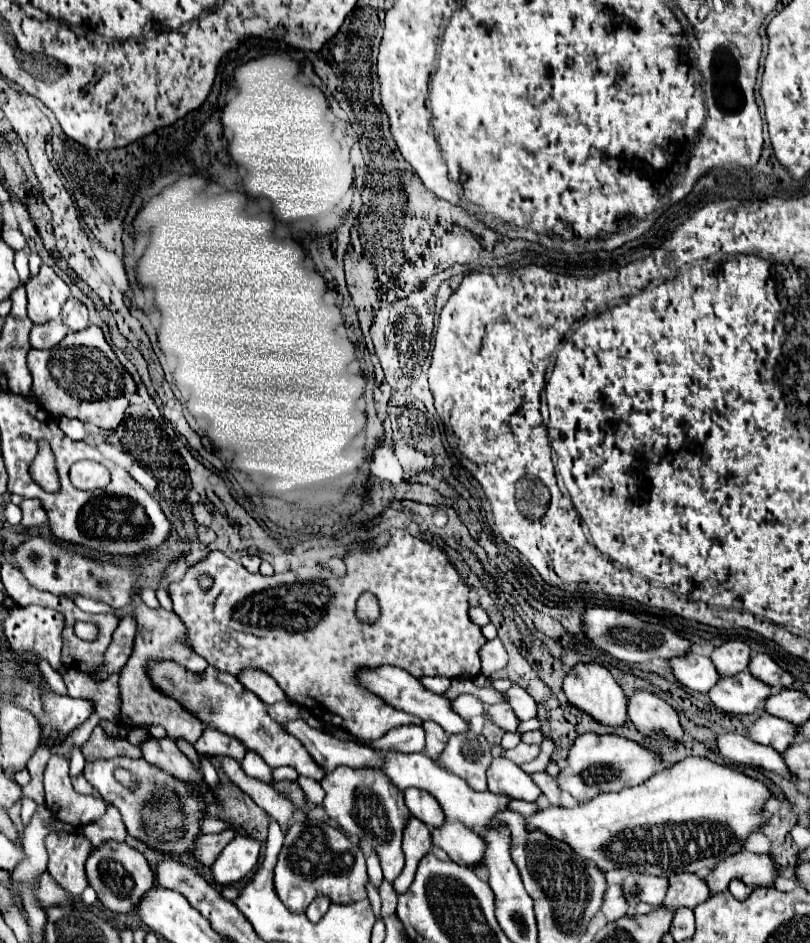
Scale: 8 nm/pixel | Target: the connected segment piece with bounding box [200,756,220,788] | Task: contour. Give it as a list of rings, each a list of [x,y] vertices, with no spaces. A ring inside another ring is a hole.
[[[206,756],[201,757],[200,770],[202,770],[202,774],[204,774],[204,780],[206,780],[208,784],[212,784],[214,788],[220,784],[220,780],[218,780],[218,774],[216,774],[216,768],[210,764],[210,760],[208,760]]]

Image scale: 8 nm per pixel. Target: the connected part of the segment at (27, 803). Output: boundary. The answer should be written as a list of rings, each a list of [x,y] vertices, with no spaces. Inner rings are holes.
[[[22,798],[21,819],[24,825],[28,824],[30,818],[36,811],[37,804],[30,798]]]

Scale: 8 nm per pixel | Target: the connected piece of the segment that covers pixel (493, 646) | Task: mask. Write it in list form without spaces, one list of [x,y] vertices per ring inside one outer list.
[[[498,638],[486,642],[480,648],[480,674],[490,676],[492,672],[504,668],[504,664],[508,664],[508,654],[504,652],[504,646]]]

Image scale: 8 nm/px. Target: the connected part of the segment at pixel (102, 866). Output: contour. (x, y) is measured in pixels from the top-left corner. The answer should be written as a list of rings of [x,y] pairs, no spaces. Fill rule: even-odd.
[[[106,842],[96,848],[86,864],[86,876],[90,886],[96,890],[98,900],[116,914],[130,914],[138,908],[142,896],[154,886],[154,872],[150,870],[146,858],[126,842]]]

